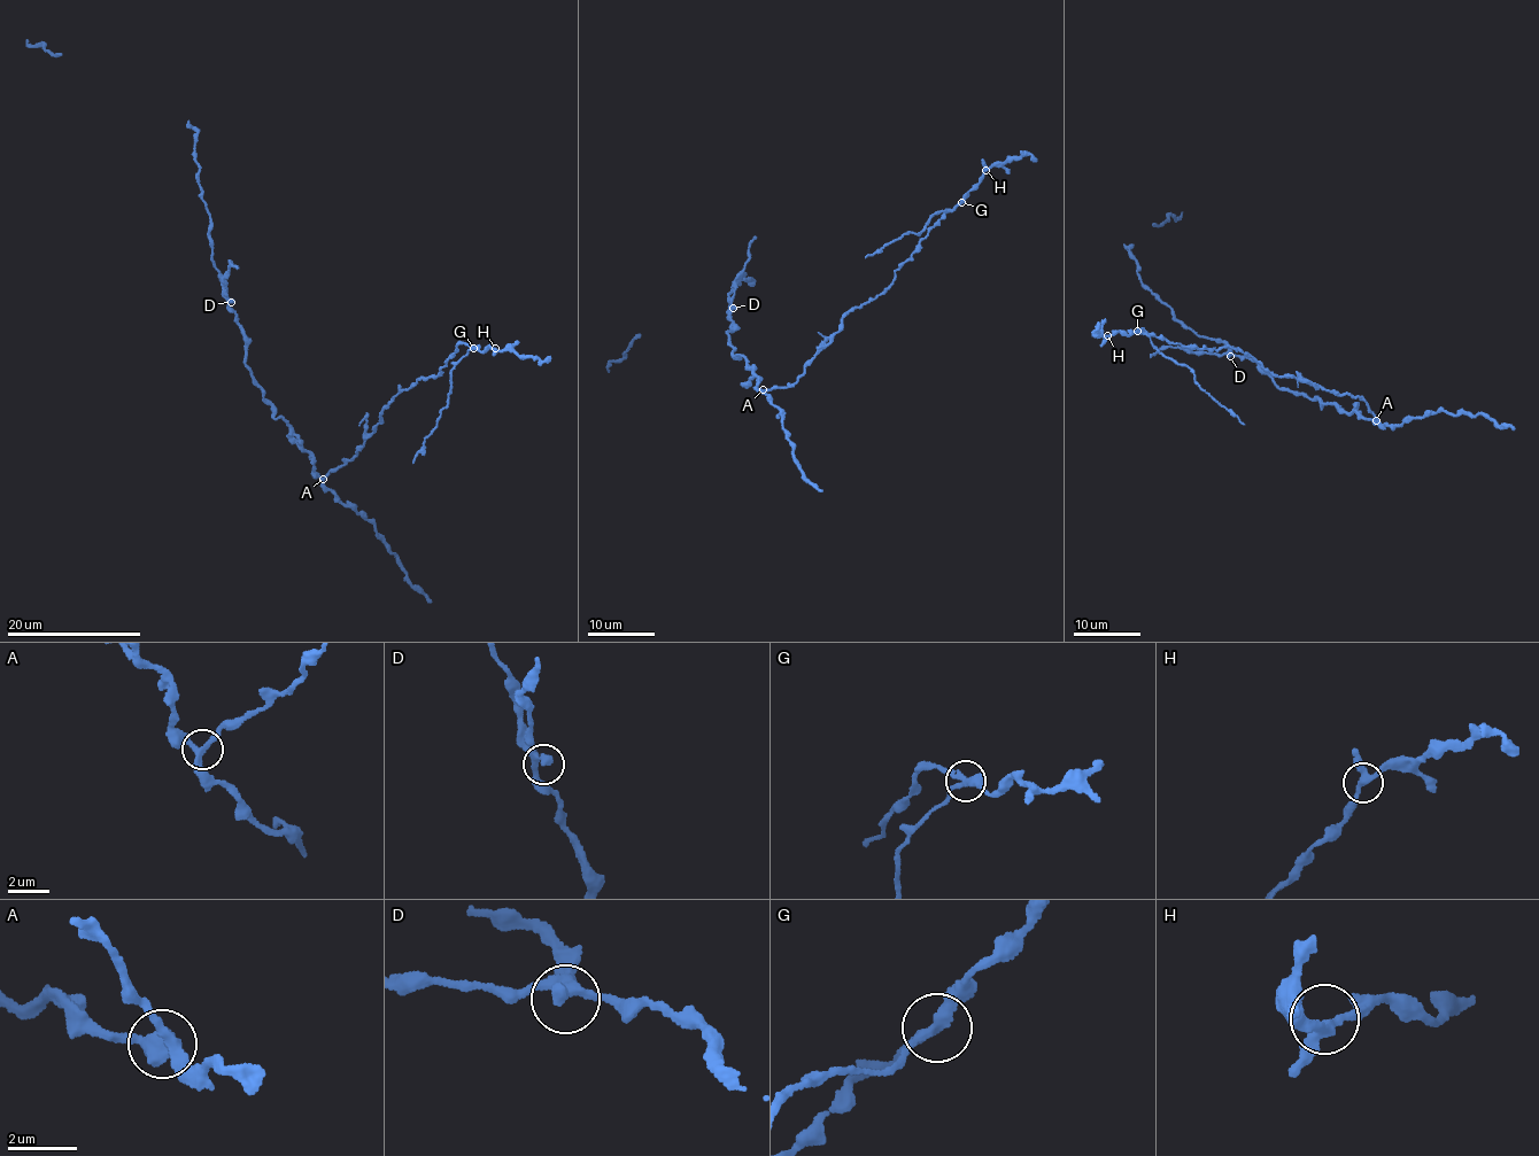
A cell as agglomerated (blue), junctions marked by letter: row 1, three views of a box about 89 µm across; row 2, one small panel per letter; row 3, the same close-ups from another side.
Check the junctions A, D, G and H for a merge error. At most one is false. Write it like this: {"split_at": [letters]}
{"split_at": ["G"]}

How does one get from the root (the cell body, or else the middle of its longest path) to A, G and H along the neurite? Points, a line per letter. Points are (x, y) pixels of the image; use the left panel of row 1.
A: (275, 414), (289, 427), (312, 458), (314, 471), (323, 479)
G: (275, 414), (325, 478), (356, 455), (394, 396), (419, 378), (439, 373), (458, 344), (472, 348)
H: (275, 414), (325, 478), (356, 455), (394, 396), (419, 378), (439, 373), (457, 346), (495, 348)

